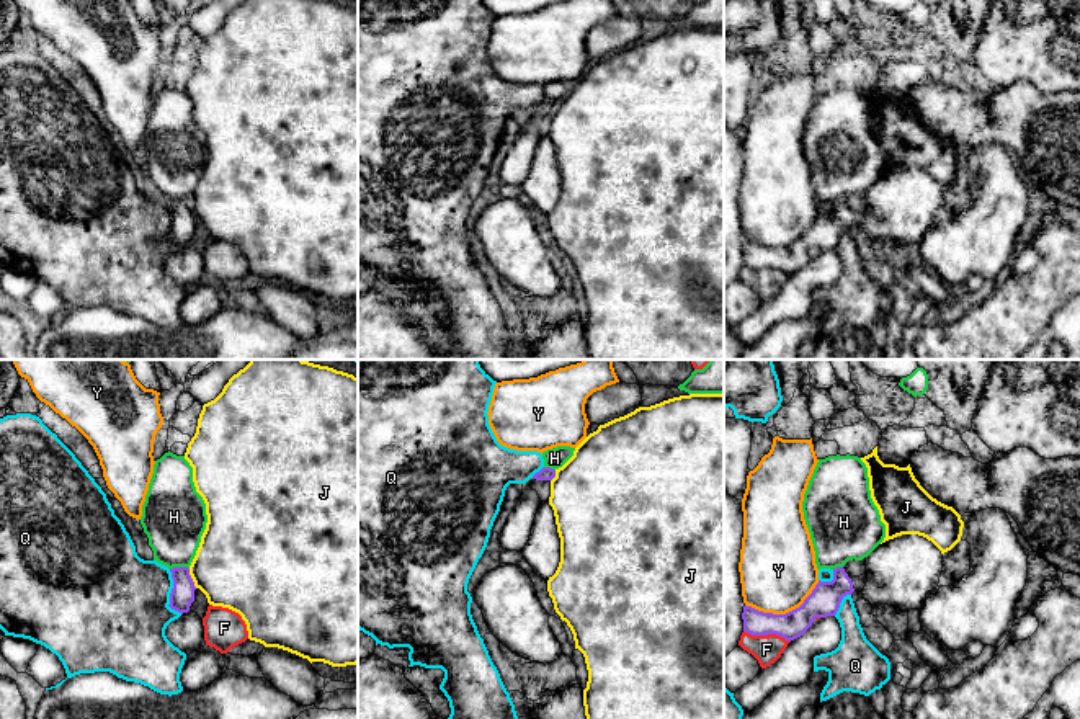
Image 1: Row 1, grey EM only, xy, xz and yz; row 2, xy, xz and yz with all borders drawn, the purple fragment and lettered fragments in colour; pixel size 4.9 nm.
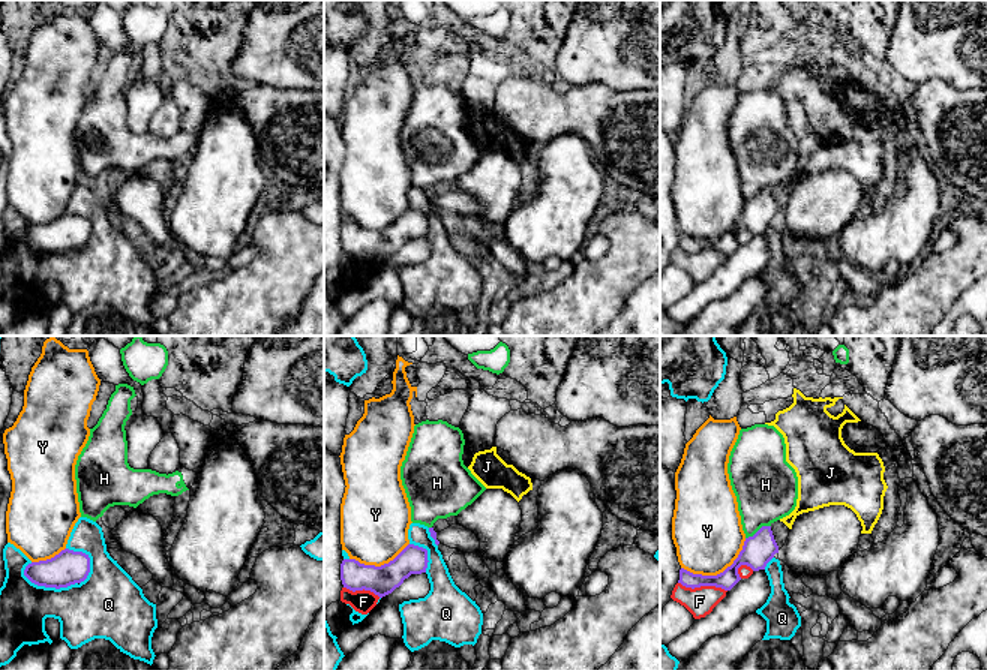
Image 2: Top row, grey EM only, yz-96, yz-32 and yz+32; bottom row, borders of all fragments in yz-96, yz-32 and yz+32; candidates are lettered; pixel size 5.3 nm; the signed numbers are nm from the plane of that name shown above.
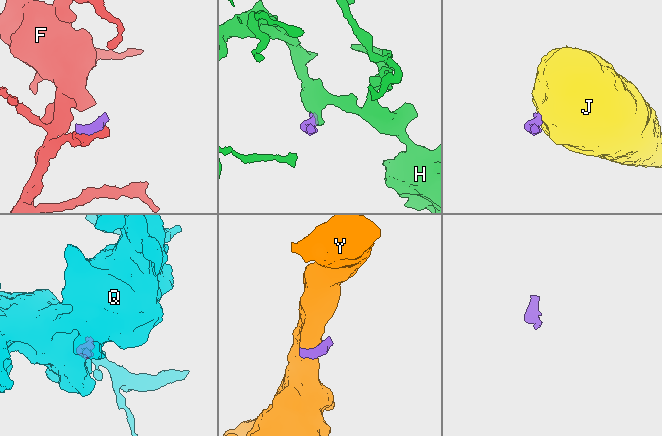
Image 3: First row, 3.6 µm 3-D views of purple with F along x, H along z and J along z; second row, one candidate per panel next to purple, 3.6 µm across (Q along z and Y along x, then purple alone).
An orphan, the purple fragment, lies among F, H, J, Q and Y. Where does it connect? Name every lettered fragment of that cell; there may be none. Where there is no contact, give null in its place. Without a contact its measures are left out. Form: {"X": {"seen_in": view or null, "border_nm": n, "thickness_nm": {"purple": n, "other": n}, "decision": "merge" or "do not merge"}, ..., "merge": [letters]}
{"F": {"seen_in": "yz", "border_nm": 240, "thickness_nm": {"purple": 140, "other": 140}, "decision": "do not merge"}, "H": {"seen_in": "xy", "border_nm": 100, "thickness_nm": {"purple": 120, "other": 320}, "decision": "do not merge"}, "J": {"seen_in": "xy", "border_nm": 100, "thickness_nm": {"purple": 120, "other": 440}, "decision": "do not merge"}, "Q": {"seen_in": "xy", "border_nm": 240, "thickness_nm": {"purple": 120, "other": 460}, "decision": "do not merge"}, "Y": {"seen_in": "yz", "border_nm": 380, "thickness_nm": {"purple": 150, "other": 380}, "decision": "do not merge"}, "merge": []}

